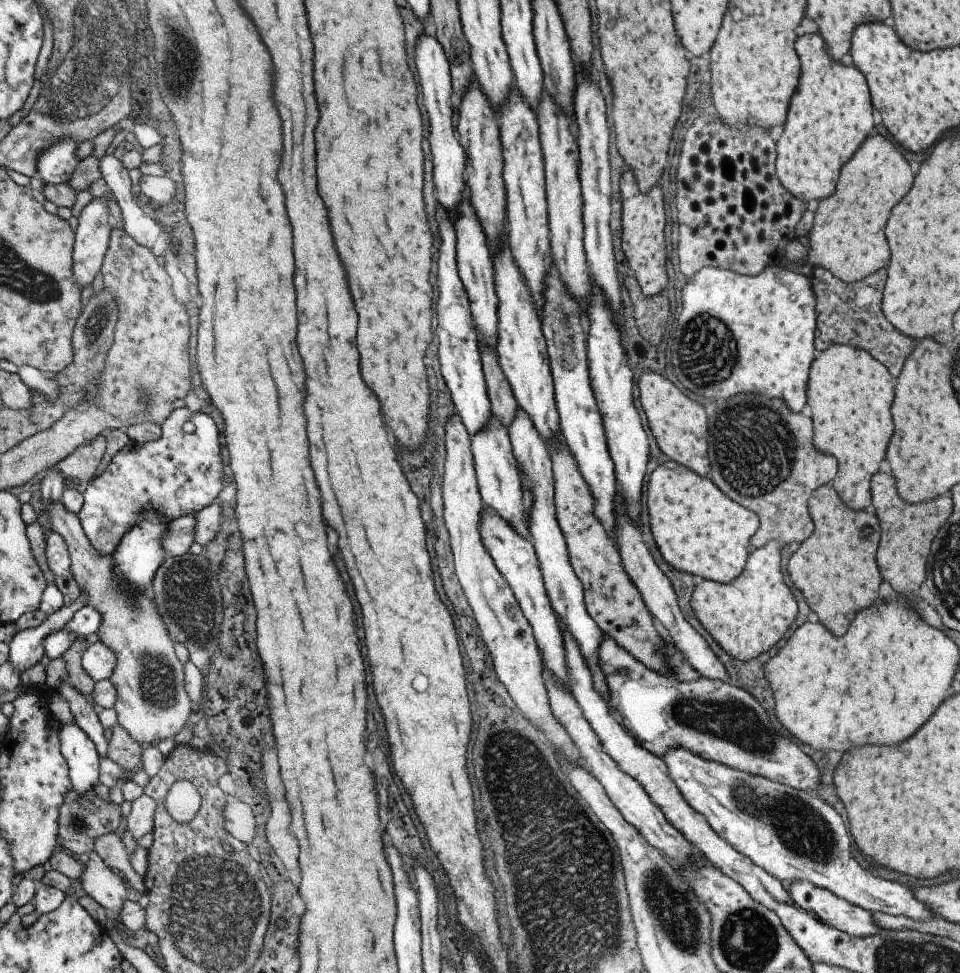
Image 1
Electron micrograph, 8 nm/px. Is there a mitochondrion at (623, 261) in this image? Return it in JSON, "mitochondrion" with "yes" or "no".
{"mitochondrion":"no"}

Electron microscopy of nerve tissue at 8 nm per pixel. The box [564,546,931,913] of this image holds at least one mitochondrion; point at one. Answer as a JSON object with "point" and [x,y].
{"point":[804,831]}

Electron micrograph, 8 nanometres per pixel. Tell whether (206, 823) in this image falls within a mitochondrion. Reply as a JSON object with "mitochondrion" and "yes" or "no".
{"mitochondrion":"no"}

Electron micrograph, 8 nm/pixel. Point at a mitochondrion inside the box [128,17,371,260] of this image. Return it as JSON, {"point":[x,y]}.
{"point":[183,62]}

